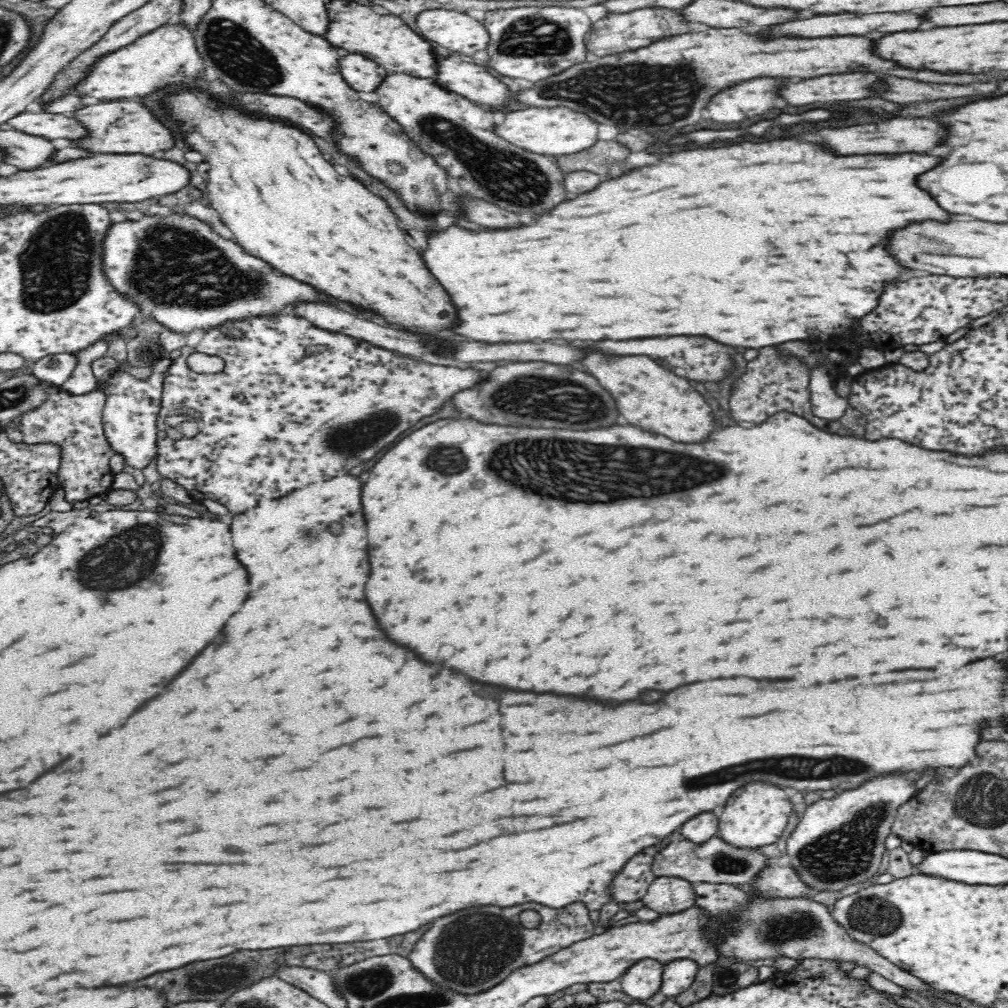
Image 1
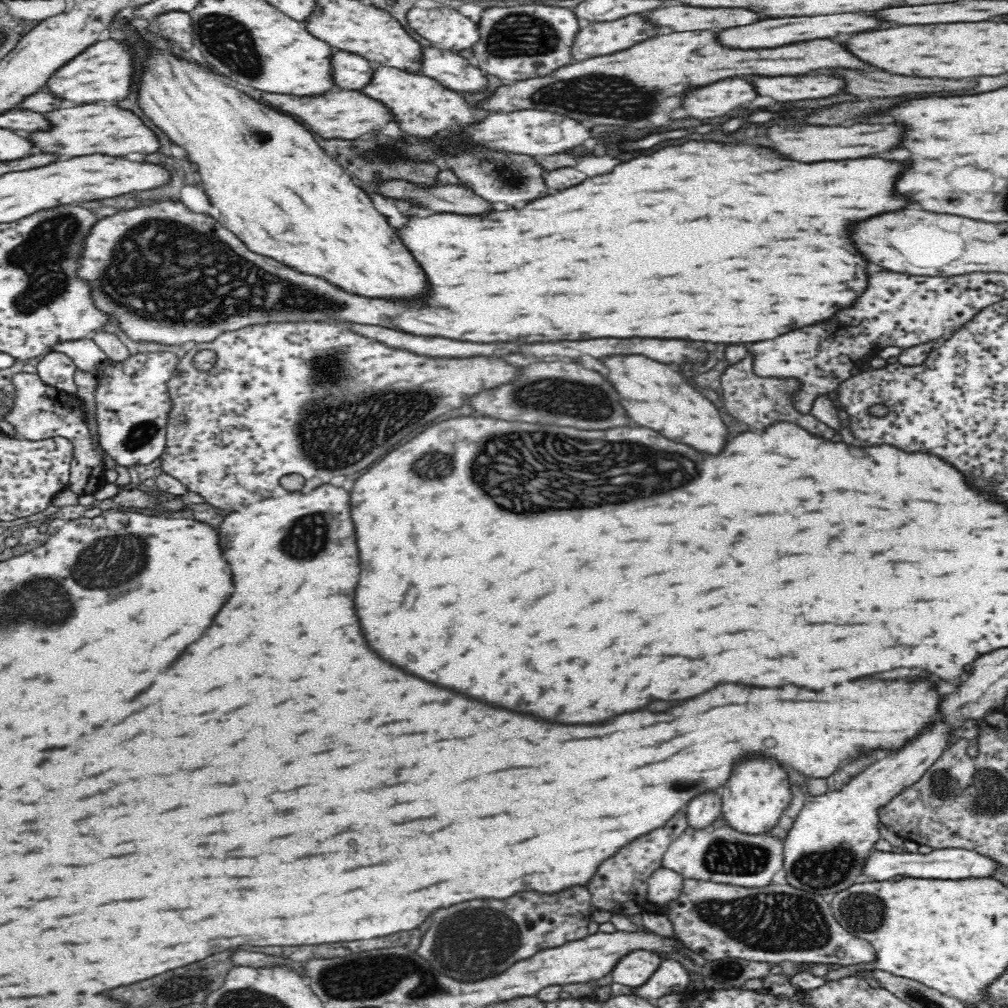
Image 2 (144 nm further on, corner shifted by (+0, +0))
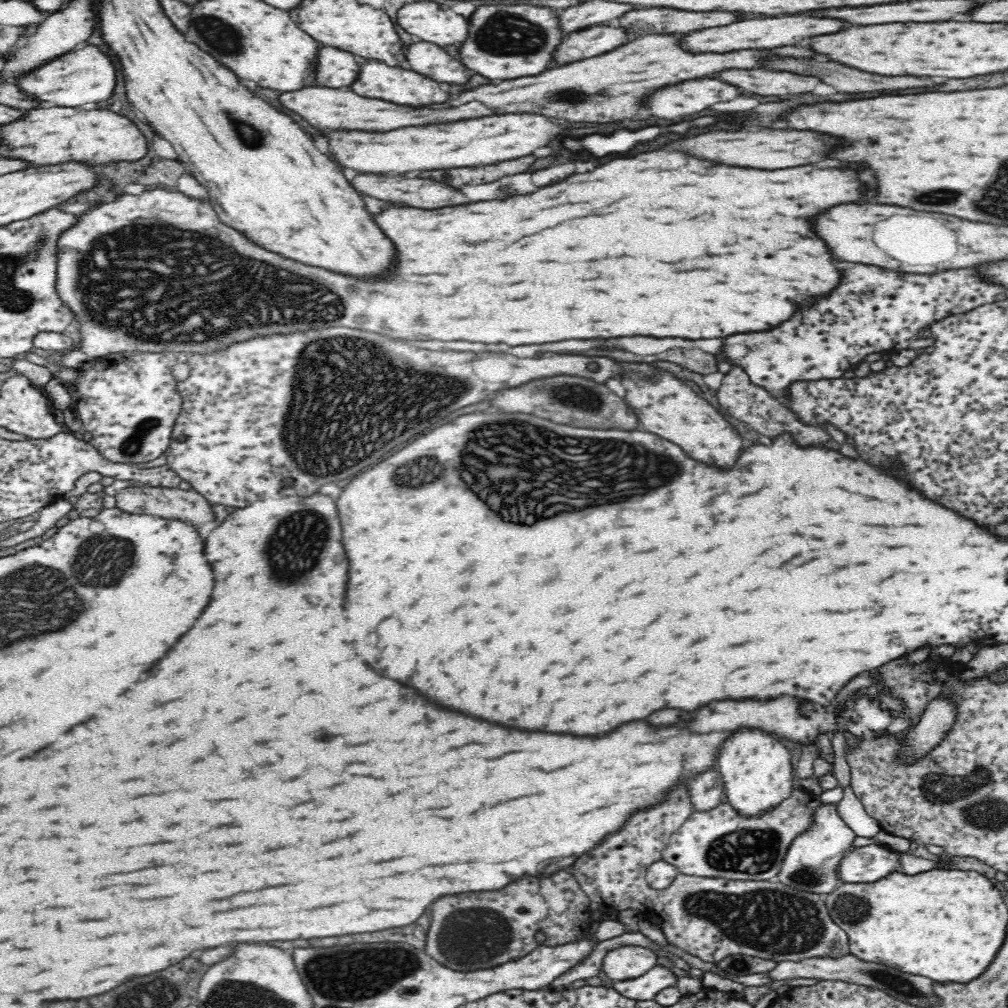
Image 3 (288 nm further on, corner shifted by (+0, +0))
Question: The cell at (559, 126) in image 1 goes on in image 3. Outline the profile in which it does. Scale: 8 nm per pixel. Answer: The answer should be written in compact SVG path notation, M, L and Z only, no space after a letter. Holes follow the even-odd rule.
M506 114L462 120L450 124L430 124L418 128L398 128L392 132L360 132L360 130L328 130L322 138L334 160L348 170L370 174L404 174L412 170L448 170L456 166L484 166L514 160L532 154L536 148L552 140L560 128L544 116Z

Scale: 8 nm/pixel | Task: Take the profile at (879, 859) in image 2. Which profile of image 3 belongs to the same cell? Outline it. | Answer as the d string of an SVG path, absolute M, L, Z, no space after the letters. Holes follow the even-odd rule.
M880 844L852 848L836 868L836 876L842 884L872 884L890 872L900 872L898 852Z

